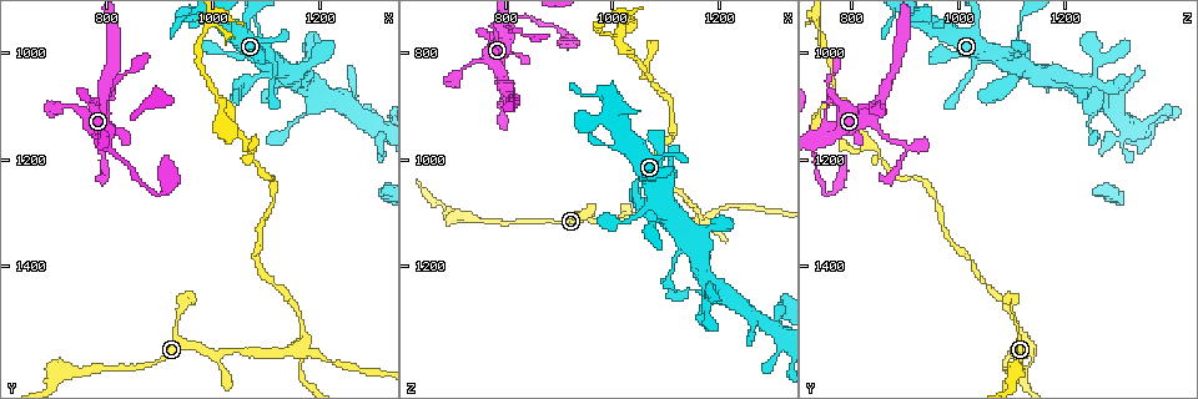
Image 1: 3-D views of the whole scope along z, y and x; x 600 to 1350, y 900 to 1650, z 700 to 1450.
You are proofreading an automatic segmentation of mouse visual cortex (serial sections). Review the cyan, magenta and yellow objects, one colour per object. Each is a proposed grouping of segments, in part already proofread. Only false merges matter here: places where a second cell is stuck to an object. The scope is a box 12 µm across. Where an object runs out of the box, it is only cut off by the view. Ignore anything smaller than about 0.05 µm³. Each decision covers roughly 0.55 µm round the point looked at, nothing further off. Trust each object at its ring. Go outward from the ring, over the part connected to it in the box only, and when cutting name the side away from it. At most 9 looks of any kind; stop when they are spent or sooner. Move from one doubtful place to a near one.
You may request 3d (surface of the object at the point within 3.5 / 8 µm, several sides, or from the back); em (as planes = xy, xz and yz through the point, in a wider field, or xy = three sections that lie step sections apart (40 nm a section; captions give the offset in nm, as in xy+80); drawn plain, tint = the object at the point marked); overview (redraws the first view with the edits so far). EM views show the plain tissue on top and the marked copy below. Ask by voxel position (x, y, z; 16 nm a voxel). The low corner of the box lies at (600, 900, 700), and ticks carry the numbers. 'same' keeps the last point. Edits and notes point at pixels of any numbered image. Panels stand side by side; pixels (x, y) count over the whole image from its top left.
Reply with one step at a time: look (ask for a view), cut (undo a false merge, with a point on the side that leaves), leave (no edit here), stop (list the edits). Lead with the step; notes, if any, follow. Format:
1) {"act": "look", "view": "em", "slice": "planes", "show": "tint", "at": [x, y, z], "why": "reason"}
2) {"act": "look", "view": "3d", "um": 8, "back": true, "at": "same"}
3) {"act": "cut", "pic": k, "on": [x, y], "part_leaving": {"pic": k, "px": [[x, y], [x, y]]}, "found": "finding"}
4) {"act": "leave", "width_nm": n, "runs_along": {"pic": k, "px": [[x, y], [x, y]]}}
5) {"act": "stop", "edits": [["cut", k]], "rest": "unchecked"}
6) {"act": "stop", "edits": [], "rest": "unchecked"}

{"act": "look", "view": "3d", "um": 8, "at": [995, 1565, 1115], "why": "a narrow waist"}

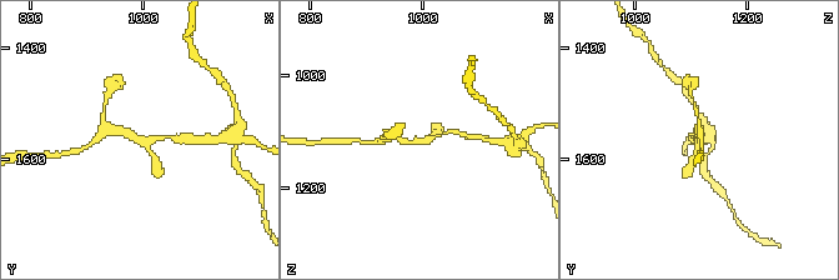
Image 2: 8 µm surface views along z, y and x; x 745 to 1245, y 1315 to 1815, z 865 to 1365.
{"act": "look", "view": "em", "slice": "xy", "step": 2, "show": "tint", "at": [995, 1565, 1115], "why": "shape alone is not enough"}

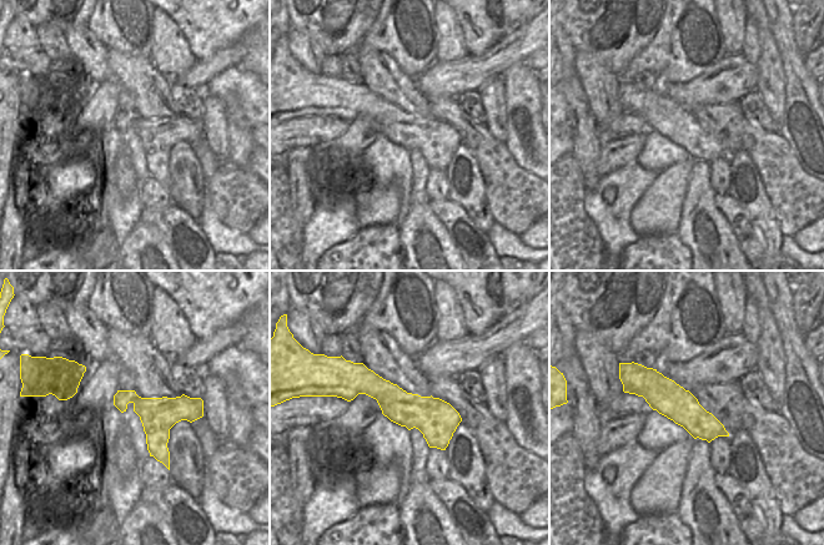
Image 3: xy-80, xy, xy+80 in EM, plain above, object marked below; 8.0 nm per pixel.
{"act": "leave", "runs_along": {"pic": 2, "px": [[388, 140], [422, 141], [457, 131]]}, "found": "one cell here"}

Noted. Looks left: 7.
{"act": "look", "view": "em", "slice": "xy", "step": 2, "show": "tint", "at": [1165, 1555, 1125], "why": "sharp bend"}

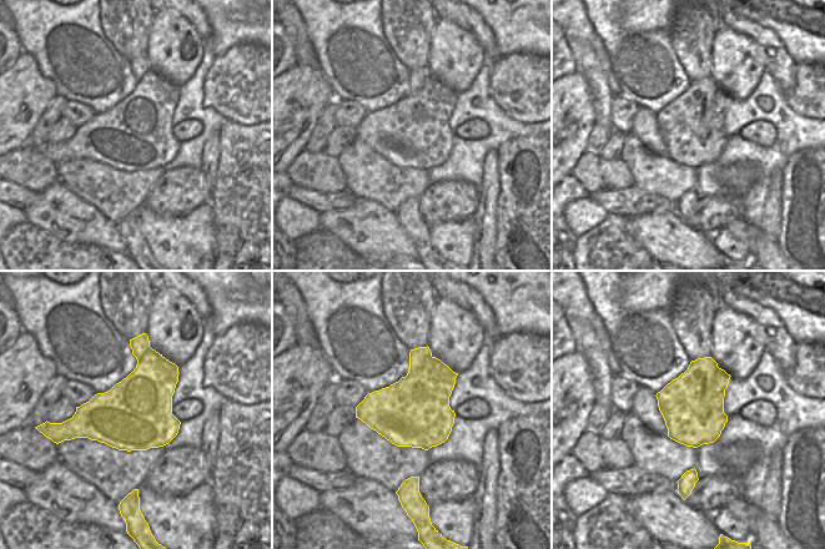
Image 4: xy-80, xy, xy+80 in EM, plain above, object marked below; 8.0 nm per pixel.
{"act": "look", "view": "3d", "um": 3.5, "at": "same", "why": "wider look"}

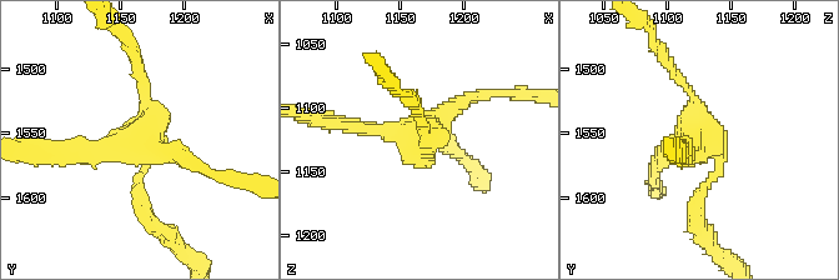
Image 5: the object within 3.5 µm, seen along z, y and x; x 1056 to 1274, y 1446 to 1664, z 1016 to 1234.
{"act": "cut", "pic": 5, "on": [140, 196], "arms": 4, "part_leaving": {"pic": 5, "px": [[147, 101], [136, 51], [121, 33]]}, "found": "a second cell is stuck on"}

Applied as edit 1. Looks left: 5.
{"act": "look", "view": "3d", "um": 3.5, "back": true, "at": [790, 1185, 905], "why": "abrupt turn"}

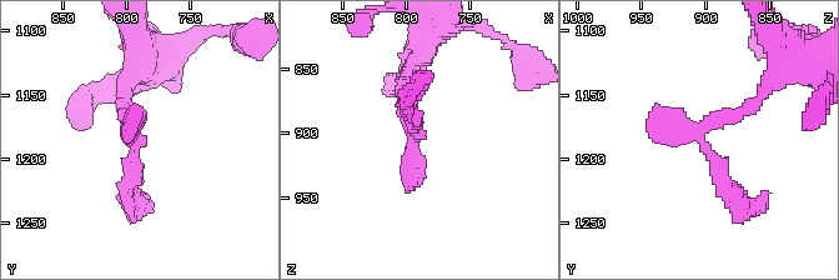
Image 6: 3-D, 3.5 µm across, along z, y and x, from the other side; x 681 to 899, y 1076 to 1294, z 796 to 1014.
{"act": "look", "view": "em", "slice": "xy", "step": 2, "show": "tint", "at": [790, 1184, 902], "why": "shape alone is not enough"}

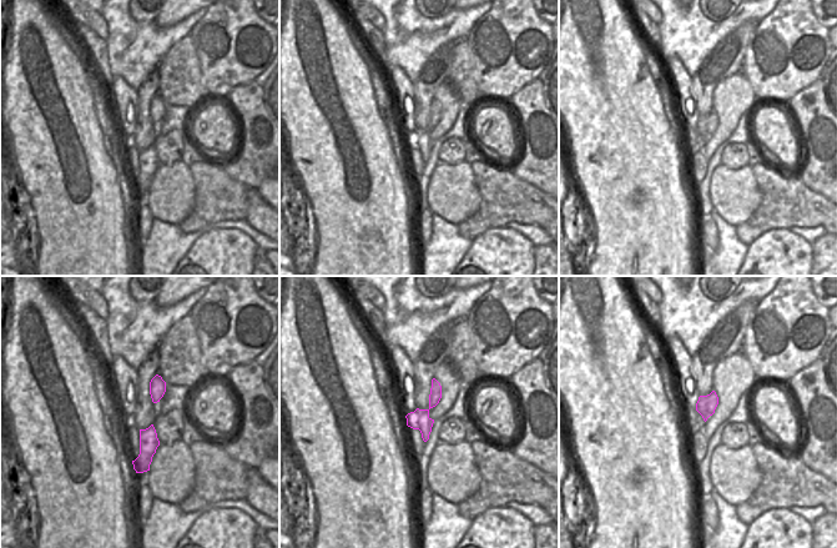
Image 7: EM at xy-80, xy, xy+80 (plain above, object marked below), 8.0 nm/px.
{"act": "cut", "pic": 6, "on": [417, 114], "width_nm": 160, "part_leaving": {"pic": 6, "px": [[703, 141], [742, 203], [764, 210]]}, "found": "two cells meet here"}

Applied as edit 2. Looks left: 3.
{"act": "look", "view": "3d", "um": 8, "at": [885, 1260, 745], "why": "thick turns thin"}

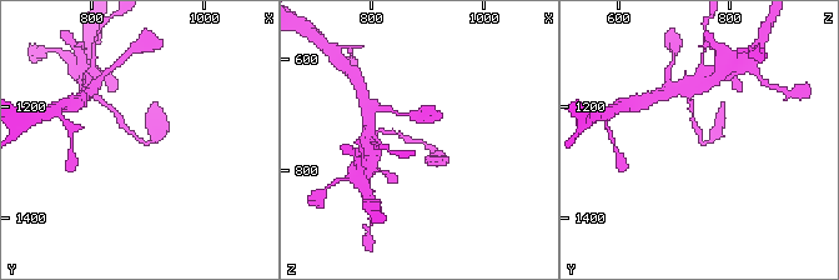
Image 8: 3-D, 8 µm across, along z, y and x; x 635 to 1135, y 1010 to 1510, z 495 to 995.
{"act": "look", "view": "3d", "um": 3.5, "at": [885, 1260, 745], "why": "closer look"}

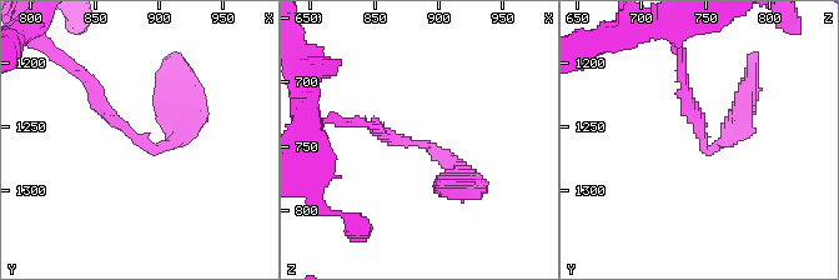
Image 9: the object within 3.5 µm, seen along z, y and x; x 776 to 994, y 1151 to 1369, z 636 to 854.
{"act": "look", "view": "em", "slice": "xy", "step": 1, "show": "tint", "at": [884, 1262, 746], "arm_widths_nm": [200, 300]}

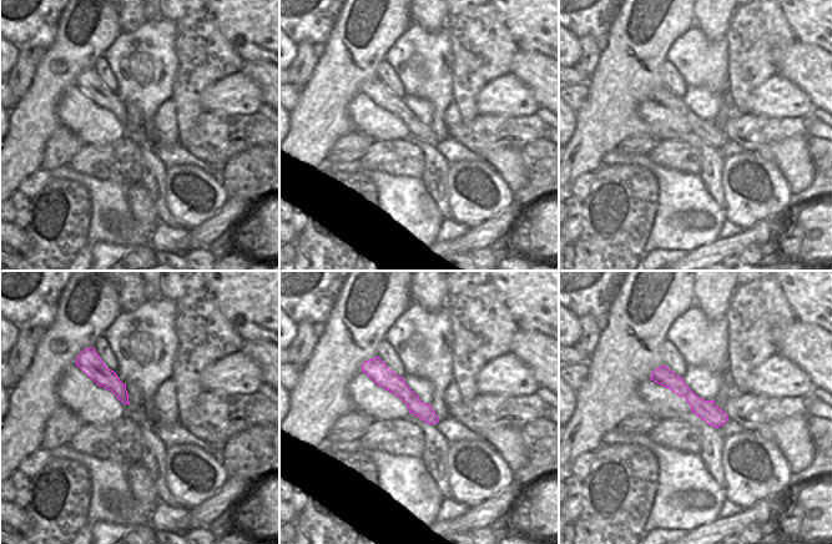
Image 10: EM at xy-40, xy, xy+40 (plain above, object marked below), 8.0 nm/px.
{"act": "leave", "runs_along": {"pic": 10, "px": [[368, 371], [434, 419]]}, "found": "all the same cell"}

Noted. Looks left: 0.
{"act": "stop", "edits": [["cut", 5], ["cut", 6]], "rest": "unchecked"}

